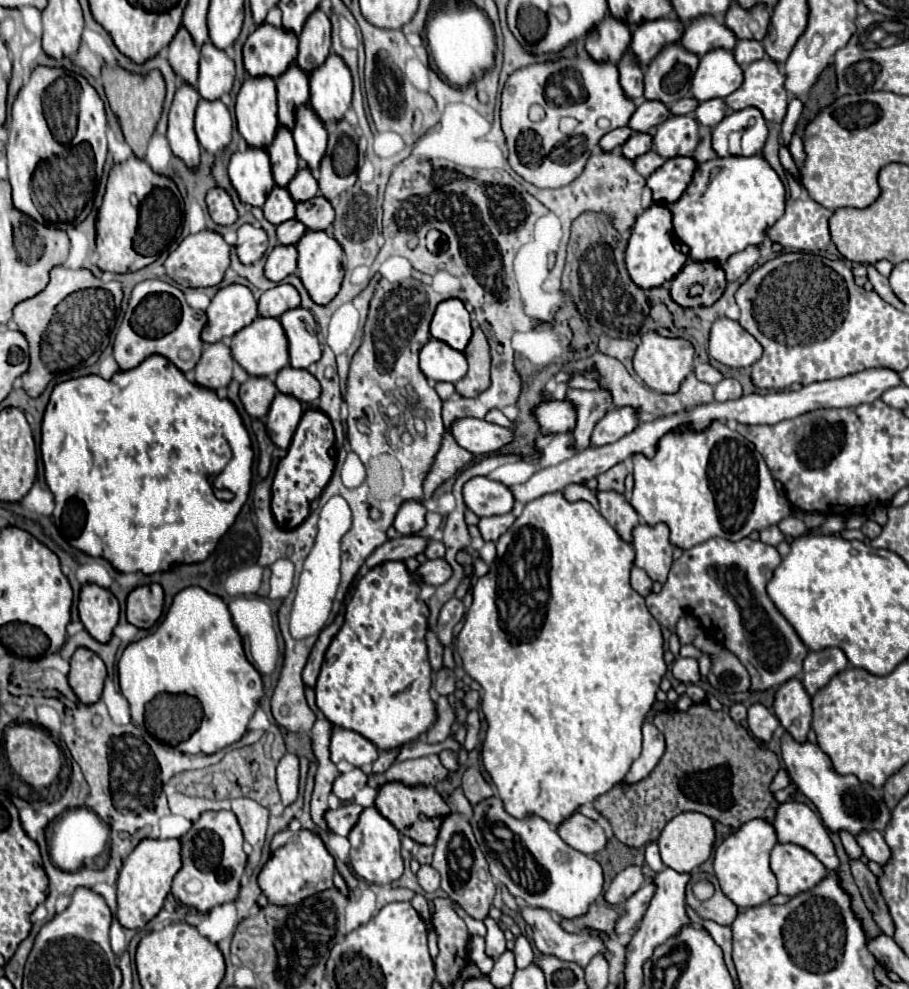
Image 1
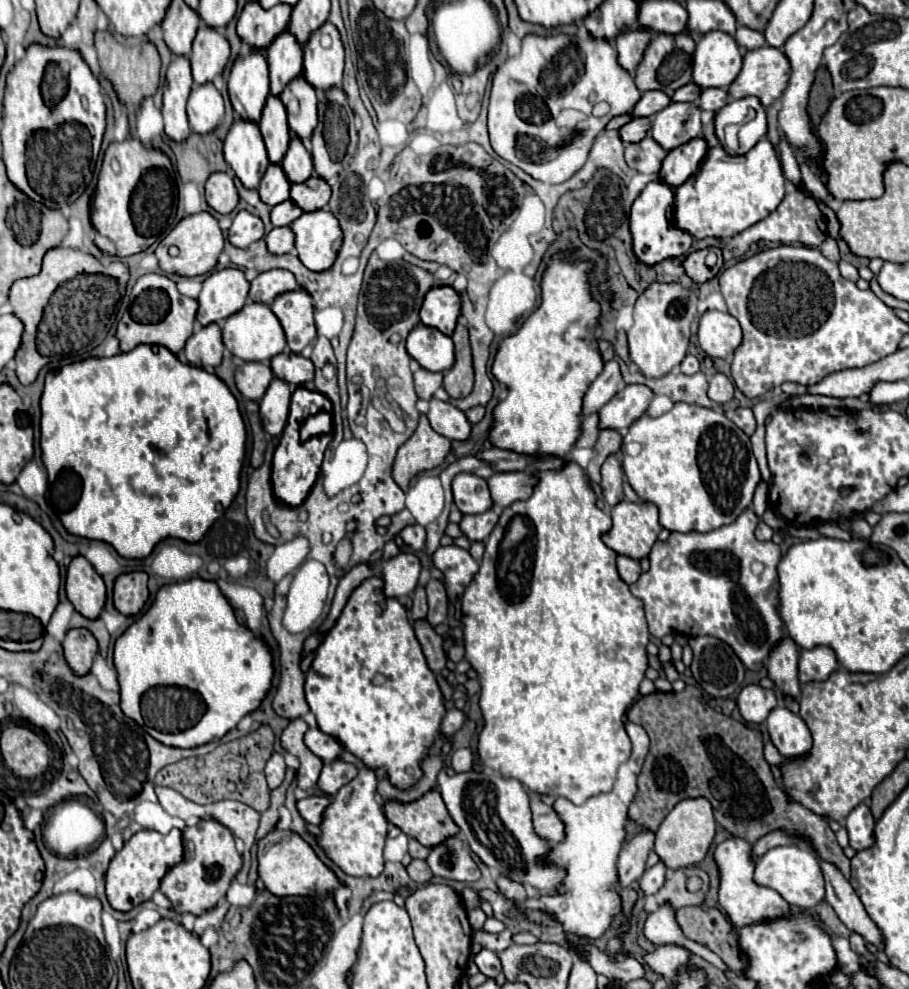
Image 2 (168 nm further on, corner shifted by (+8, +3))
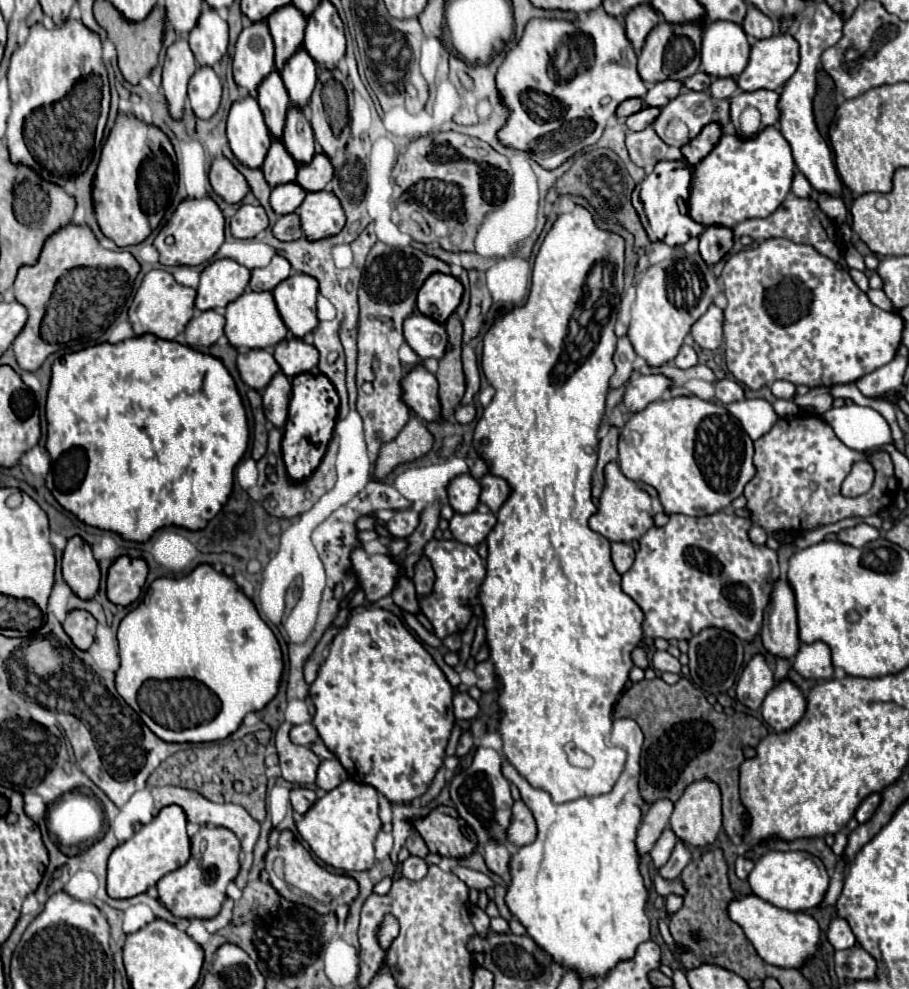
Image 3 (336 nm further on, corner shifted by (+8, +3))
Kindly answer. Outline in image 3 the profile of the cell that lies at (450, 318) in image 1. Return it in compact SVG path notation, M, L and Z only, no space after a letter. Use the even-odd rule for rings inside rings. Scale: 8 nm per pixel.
M433 273L427 277L417 293L417 309L439 323L445 323L447 317L461 303L461 295L461 281L457 281L453 275Z

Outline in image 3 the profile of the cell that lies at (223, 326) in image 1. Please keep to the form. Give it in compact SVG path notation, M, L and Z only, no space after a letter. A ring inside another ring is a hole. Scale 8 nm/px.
M215 259L201 271L195 307L199 311L225 307L247 287L251 271L233 259Z

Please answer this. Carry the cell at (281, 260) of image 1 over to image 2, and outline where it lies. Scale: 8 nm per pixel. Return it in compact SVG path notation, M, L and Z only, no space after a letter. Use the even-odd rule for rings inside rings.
M275 227L269 235L265 235L265 243L271 255L285 255L293 253L293 231L289 227Z

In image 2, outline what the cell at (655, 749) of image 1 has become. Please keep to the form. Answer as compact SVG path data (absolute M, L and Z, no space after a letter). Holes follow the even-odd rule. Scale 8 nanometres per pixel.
M625 723L625 729L633 743L633 753L627 763L619 767L617 781L609 793L599 793L589 797L583 805L573 805L569 799L559 797L555 801L555 811L567 827L567 839L551 849L547 861L557 863L567 869L563 881L565 893L543 895L541 903L547 913L553 913L561 923L565 933L577 933L581 937L599 939L615 913L621 911L621 899L617 895L617 855L625 839L627 807L637 793L637 775L643 767L645 755L649 753L649 735L641 725ZM565 905L565 907L561 907Z

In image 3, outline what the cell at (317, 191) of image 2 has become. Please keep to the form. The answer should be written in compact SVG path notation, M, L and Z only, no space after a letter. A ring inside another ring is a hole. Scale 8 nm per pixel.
M317 153L311 163L299 165L297 183L305 191L321 191L333 179L333 165L325 153Z

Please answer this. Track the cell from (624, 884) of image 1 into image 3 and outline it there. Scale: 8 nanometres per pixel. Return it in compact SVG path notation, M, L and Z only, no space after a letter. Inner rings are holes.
M659 799L659 801L651 803L651 809L643 817L643 823L637 833L637 849L641 855L651 851L651 847L659 839L661 831L669 825L671 813L673 813L673 803L669 799Z

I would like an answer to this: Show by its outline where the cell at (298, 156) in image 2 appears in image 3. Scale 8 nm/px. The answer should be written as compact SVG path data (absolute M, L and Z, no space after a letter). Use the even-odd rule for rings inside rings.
M289 105L285 131L283 131L281 141L285 143L287 151L293 155L293 159L299 165L309 163L313 159L313 155L315 155L315 149L313 149L313 129L311 129L311 123L307 121L307 117L305 117L301 107Z

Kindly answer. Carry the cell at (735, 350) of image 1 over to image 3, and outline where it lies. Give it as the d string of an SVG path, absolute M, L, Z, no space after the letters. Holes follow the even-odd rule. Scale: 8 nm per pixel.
M711 305L707 313L693 323L691 335L699 347L717 349L723 339L723 311L717 305Z

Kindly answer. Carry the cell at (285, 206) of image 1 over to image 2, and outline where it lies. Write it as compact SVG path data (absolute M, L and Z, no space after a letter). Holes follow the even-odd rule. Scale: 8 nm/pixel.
M269 165L257 191L265 205L275 207L289 199L289 187L291 187L291 183L287 183L287 177L283 175L281 165Z

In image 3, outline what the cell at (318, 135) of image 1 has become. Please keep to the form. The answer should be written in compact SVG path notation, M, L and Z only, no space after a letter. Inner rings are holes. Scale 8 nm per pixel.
M299 47L295 55L291 55L281 69L281 77L285 81L287 93L291 97L291 103L305 109L307 101L311 97L311 91L315 87L315 61L305 51L305 47Z

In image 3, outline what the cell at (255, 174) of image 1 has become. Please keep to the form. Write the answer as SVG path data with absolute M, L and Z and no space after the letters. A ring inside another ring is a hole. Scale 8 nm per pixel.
M247 95L233 103L227 117L227 139L231 151L243 165L251 169L263 165L271 145L271 133L255 97Z

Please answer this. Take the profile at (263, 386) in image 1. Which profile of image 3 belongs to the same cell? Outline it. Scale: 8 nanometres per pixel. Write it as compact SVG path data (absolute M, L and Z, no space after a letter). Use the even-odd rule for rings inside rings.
M239 349L237 367L241 379L257 391L263 391L271 377L281 369L269 349Z

